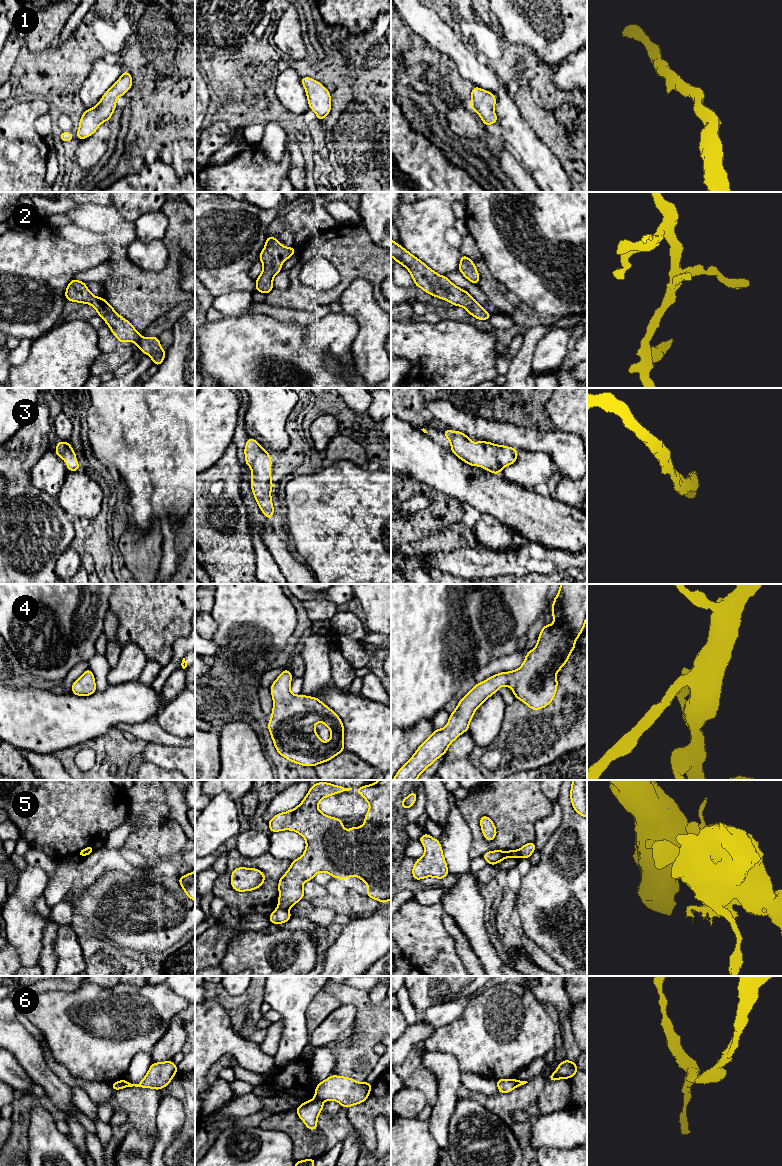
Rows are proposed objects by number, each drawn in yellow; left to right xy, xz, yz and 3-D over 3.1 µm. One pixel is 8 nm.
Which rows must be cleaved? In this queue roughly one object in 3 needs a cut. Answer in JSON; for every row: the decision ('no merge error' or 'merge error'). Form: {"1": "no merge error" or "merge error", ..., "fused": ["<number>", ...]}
{"1": "no merge error", "2": "no merge error", "3": "no merge error", "4": "no merge error", "5": "merge error", "6": "merge error", "fused": ["5", "6"]}

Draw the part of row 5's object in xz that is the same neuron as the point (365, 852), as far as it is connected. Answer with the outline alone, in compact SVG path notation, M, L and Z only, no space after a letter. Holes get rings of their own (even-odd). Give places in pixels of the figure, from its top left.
M379 780L355 789L370 805L368 812L364 815L365 822L361 827L352 827L349 830L343 828L341 819L324 815L318 809L318 803L325 797L333 794L350 791L352 788L336 786L321 781L310 787L304 800L294 809L275 815L268 826L271 832L292 830L299 833L306 840L306 849L303 855L291 862L290 868L280 878L278 889L278 908L289 910L294 904L304 899L303 884L313 880L319 872L327 872L333 878L347 879L351 876L359 877L368 886L367 895L369 898L385 903L391 900L391 780Z

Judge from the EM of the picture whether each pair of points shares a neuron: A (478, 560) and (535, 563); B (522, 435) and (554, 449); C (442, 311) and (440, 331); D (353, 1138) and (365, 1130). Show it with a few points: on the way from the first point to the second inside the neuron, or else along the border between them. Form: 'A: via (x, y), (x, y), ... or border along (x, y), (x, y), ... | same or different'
A: via (492, 562), (521, 563) | same
B: via (530, 439), (546, 441) | same
C: border along (441, 319), (453, 319), (464, 322) | different
D: border along (354, 1129), (360, 1136), (364, 1148) | different

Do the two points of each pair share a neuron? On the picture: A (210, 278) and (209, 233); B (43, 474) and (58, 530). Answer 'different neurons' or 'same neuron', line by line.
A: same neuron
B: different neurons

